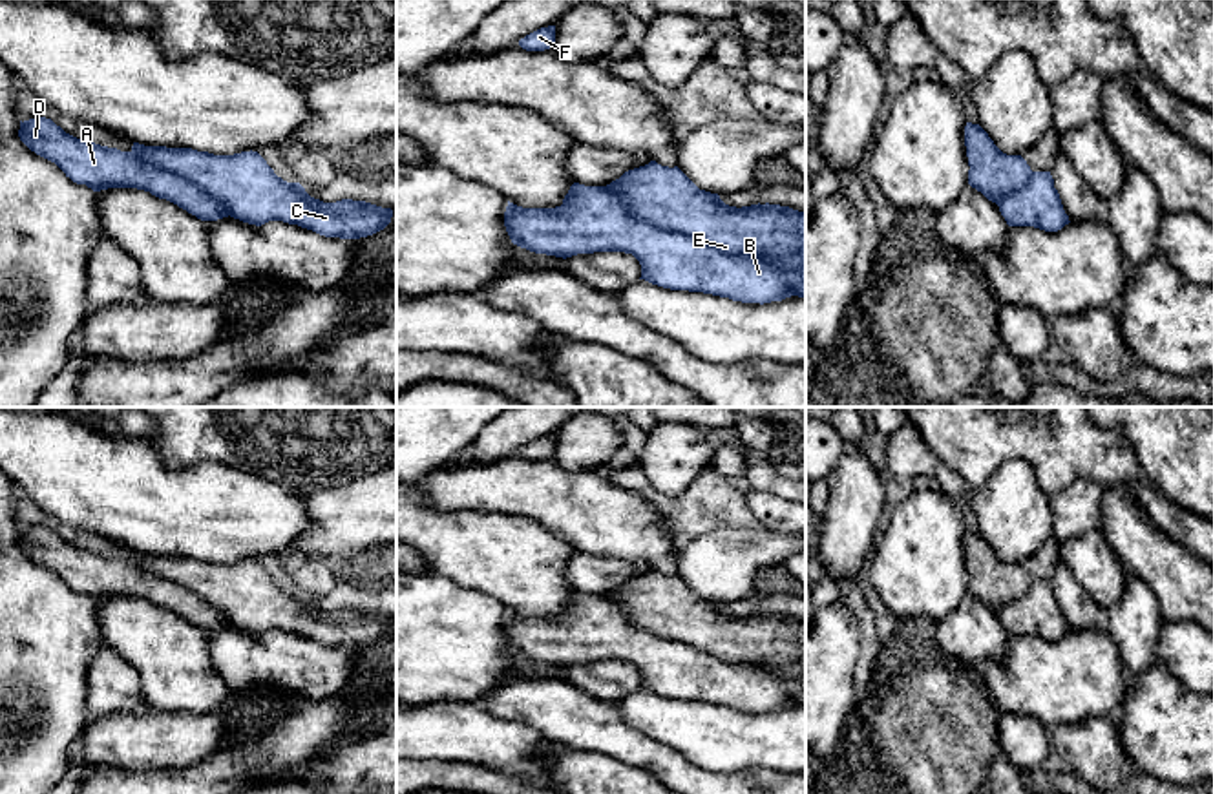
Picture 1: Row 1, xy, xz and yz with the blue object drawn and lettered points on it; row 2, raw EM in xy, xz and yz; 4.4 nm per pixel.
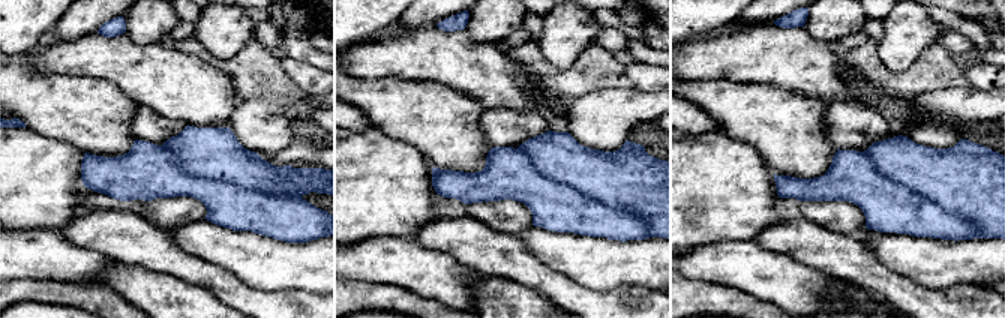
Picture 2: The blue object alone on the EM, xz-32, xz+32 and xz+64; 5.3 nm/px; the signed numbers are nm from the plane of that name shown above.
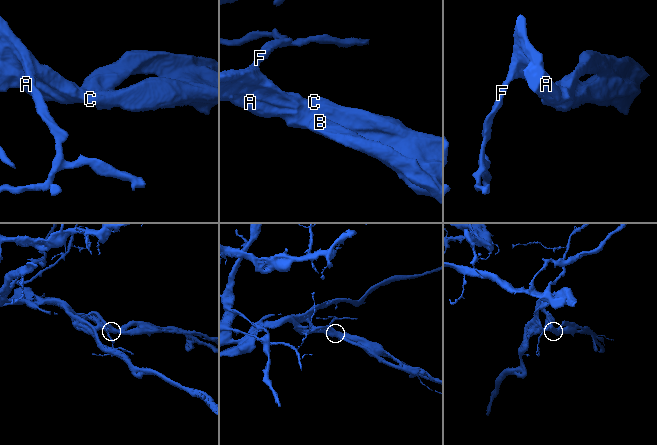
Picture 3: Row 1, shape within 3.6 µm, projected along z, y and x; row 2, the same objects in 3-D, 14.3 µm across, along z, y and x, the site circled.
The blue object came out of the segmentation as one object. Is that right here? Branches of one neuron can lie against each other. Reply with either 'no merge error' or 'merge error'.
merge error

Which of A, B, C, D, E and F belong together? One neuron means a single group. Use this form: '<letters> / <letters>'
A B D / C E F

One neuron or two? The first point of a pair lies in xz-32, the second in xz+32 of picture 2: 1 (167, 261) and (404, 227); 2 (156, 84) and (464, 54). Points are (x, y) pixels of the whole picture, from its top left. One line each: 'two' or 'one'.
1: two
2: one

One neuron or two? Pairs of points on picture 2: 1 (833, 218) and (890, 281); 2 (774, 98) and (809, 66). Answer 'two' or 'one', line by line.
1: two
2: two

